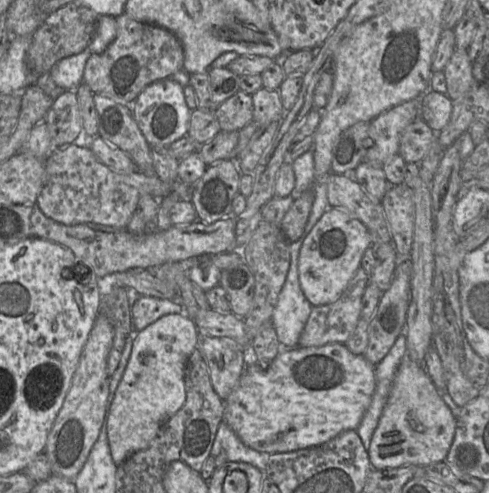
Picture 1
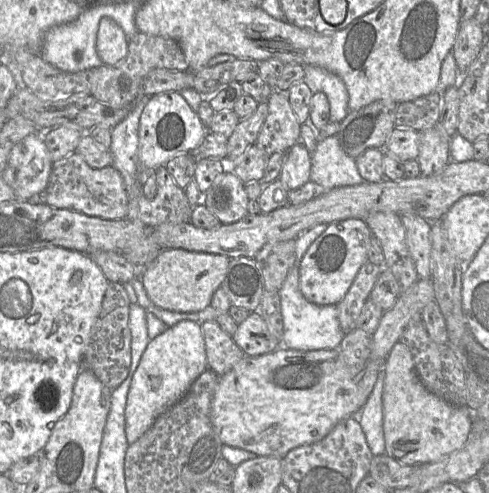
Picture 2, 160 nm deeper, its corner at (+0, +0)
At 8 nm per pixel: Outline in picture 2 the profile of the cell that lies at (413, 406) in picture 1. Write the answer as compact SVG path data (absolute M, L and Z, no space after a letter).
M400 340L389 352L382 370L385 455L412 466L440 461L465 445L473 413L467 407L451 405L428 391L416 373L410 351Z

